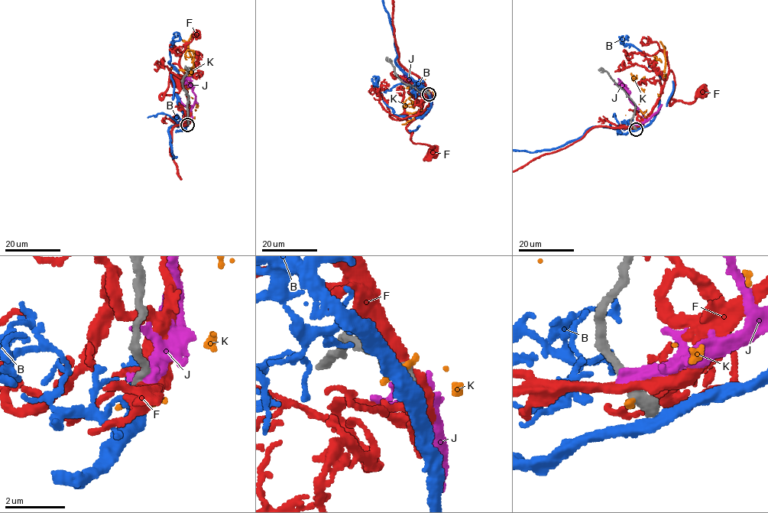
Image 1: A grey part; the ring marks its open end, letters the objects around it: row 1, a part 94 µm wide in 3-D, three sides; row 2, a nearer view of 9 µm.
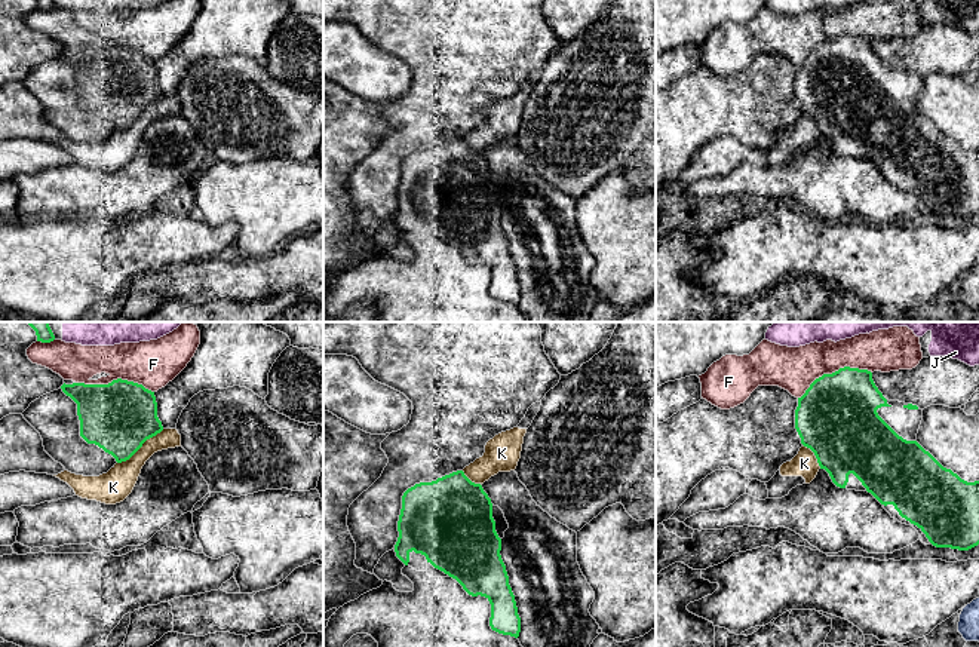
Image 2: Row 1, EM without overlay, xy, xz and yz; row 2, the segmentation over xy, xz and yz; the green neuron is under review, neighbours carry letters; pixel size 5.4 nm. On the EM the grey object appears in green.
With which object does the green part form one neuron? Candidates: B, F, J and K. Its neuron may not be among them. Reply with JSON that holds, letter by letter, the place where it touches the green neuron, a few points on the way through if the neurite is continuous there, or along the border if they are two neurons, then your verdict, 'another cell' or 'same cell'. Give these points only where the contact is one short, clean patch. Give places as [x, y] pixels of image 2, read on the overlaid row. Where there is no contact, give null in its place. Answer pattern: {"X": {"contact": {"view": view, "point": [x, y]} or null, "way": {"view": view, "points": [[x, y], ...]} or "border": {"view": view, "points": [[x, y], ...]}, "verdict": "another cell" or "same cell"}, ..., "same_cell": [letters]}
{"B": {"contact": null, "verdict": "another cell"}, "F": {"contact": {"view": "xy", "point": [114, 380]}, "verdict": "another cell"}, "J": {"contact": null, "verdict": "another cell"}, "K": {"contact": {"view": "xy", "point": [140, 447]}, "border": {"view": "xy", "points": [[163, 429], [150, 437], [128, 459], [117, 463]]}, "verdict": "another cell"}, "same_cell": []}

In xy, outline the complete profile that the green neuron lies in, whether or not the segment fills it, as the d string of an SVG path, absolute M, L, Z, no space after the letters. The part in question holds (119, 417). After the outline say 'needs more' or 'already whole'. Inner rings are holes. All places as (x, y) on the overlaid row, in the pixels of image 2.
M117 378L108 384L64 383L61 389L77 404L80 436L111 454L117 463L129 460L147 439L163 430L154 392L142 384Z | already whole

